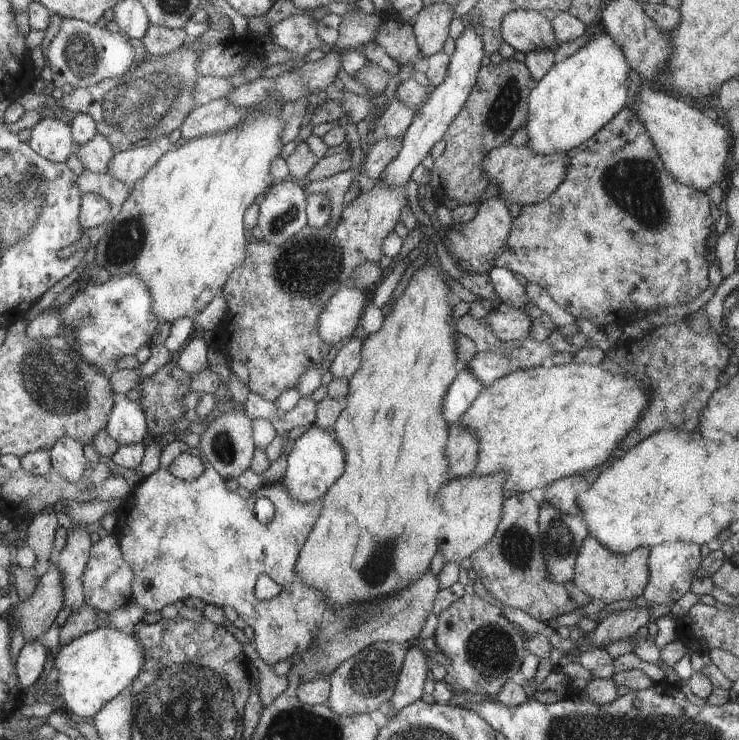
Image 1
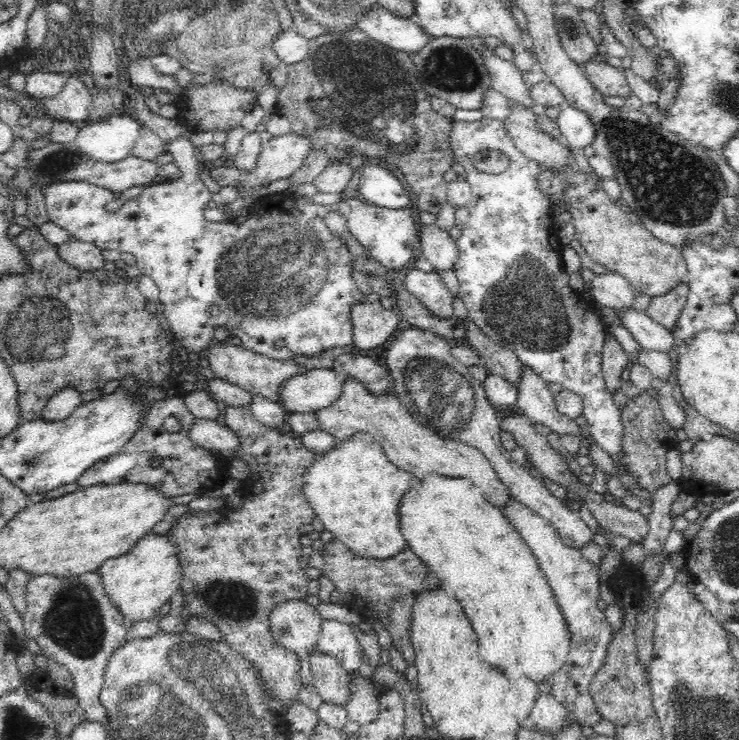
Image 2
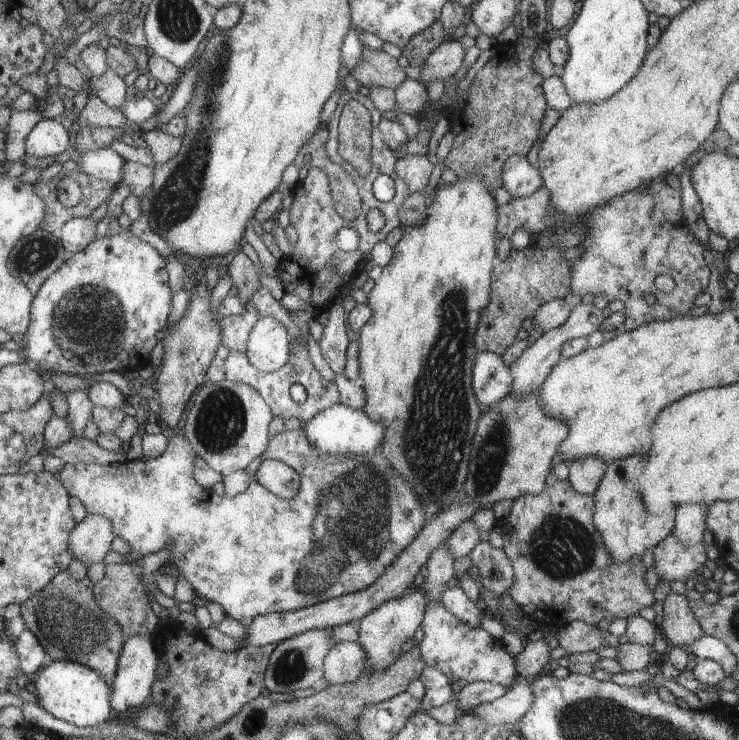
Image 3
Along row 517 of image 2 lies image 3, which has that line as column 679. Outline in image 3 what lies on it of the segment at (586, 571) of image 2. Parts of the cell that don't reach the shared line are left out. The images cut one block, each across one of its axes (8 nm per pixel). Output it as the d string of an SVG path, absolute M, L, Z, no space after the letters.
M683 504L675 509L675 520L673 531L674 538L684 546L704 543L704 535L707 531L706 514L708 504Z

